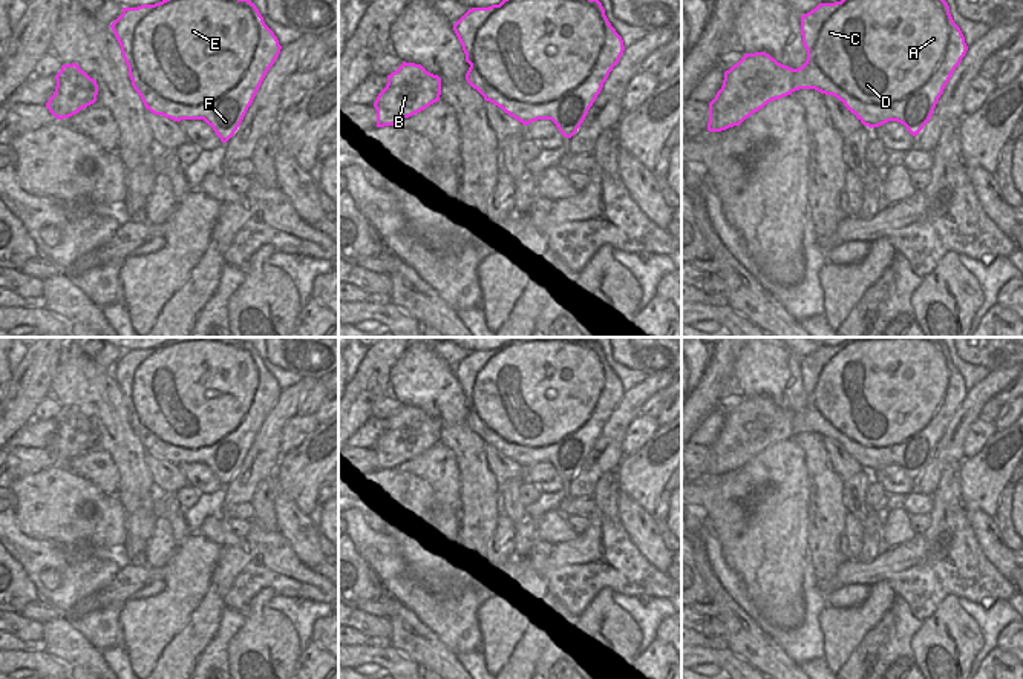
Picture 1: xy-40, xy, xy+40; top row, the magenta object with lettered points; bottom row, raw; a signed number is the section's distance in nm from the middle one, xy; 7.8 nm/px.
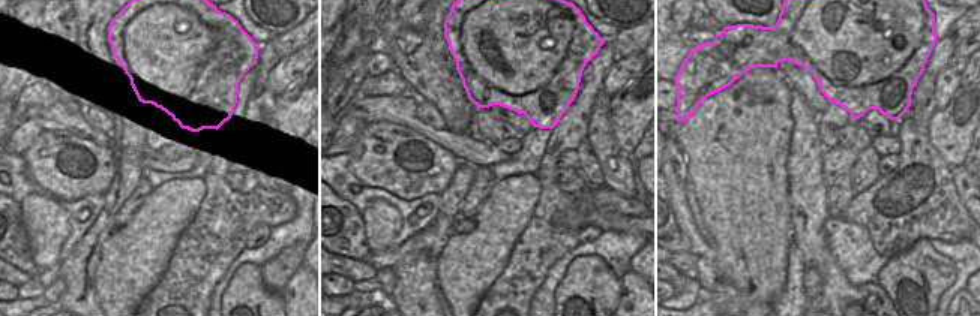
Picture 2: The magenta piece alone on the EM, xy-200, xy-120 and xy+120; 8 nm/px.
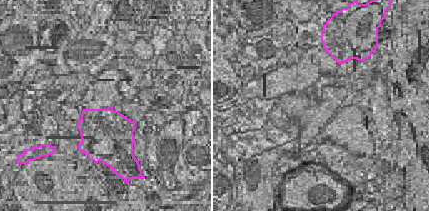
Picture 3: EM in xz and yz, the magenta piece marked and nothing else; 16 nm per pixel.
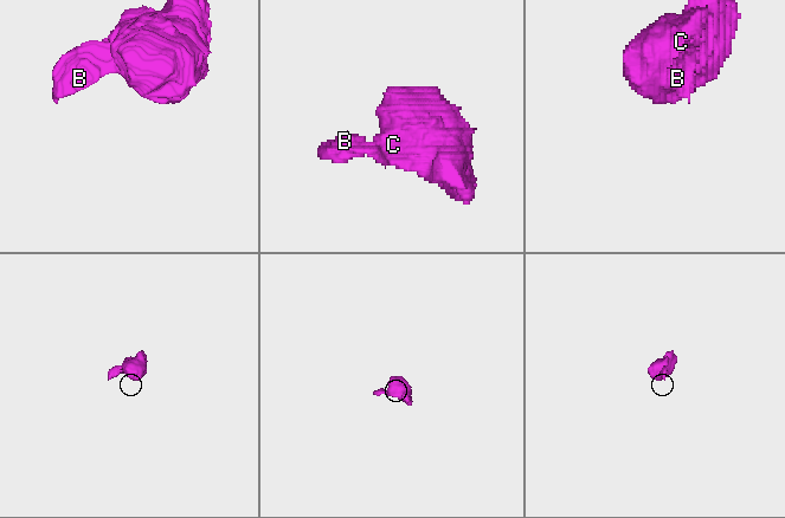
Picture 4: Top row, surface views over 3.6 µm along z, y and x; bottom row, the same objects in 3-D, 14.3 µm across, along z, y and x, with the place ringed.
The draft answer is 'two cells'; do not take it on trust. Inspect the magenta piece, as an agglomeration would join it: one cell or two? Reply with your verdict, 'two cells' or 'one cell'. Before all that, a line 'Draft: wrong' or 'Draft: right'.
Draft: wrong
one cell

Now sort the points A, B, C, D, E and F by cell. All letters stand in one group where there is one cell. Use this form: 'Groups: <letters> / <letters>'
Groups: A B C D E F.

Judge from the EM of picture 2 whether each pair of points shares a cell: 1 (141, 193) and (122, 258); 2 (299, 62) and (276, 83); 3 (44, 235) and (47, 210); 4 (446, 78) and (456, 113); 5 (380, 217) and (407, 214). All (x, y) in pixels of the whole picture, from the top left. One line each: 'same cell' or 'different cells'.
1: different cells
2: same cell
3: same cell
4: same cell
5: different cells

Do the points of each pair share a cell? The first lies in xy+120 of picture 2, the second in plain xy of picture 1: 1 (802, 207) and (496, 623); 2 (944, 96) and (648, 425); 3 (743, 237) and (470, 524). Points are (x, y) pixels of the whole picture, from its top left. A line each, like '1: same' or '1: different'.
1: different
2: same
3: different

